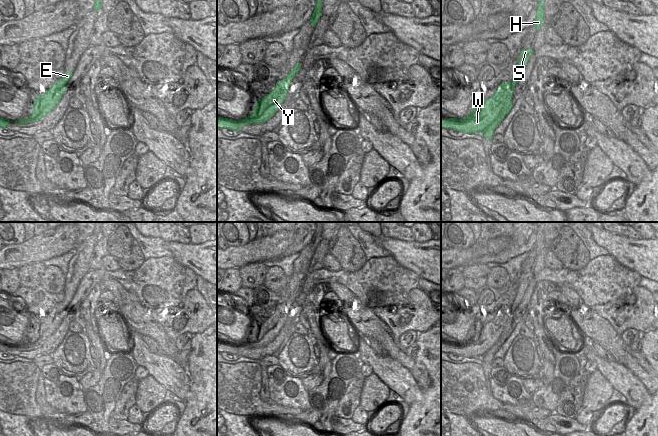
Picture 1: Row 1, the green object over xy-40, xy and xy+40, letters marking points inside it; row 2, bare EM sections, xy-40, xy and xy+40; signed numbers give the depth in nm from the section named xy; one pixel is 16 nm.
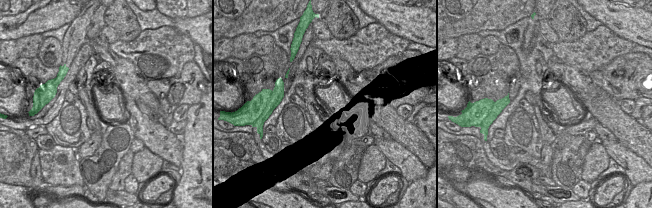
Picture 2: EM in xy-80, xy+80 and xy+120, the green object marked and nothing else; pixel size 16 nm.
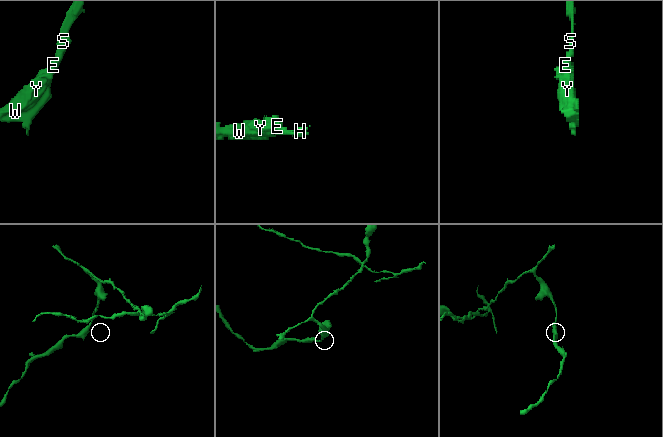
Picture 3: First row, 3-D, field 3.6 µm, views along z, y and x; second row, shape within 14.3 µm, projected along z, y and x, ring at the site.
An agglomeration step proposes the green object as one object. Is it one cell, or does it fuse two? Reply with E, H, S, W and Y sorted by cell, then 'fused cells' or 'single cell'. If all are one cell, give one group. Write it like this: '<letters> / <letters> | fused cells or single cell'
E W Y / H S | fused cells

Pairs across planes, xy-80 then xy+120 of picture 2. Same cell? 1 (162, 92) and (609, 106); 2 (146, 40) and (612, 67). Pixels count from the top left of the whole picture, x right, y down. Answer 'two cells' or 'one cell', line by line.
1: two cells
2: two cells

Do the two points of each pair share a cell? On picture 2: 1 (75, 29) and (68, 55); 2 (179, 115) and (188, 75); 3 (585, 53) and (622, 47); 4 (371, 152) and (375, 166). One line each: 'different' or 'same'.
1: same
2: different
3: same
4: same

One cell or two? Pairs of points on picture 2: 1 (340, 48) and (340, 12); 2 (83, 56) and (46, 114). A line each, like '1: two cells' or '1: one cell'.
1: two cells
2: one cell

